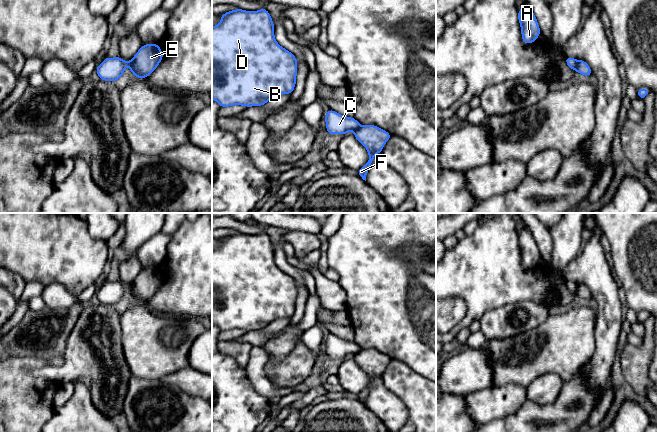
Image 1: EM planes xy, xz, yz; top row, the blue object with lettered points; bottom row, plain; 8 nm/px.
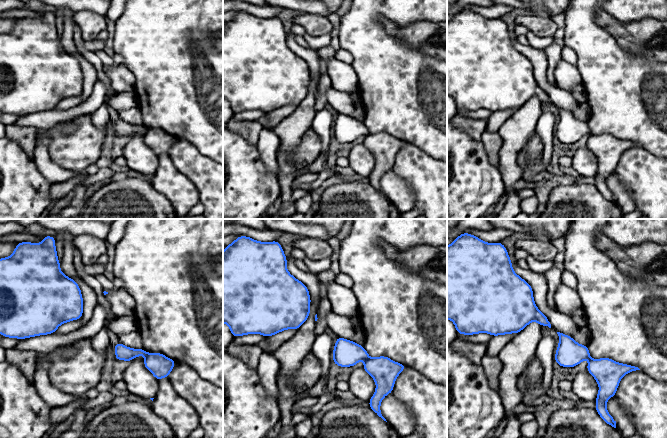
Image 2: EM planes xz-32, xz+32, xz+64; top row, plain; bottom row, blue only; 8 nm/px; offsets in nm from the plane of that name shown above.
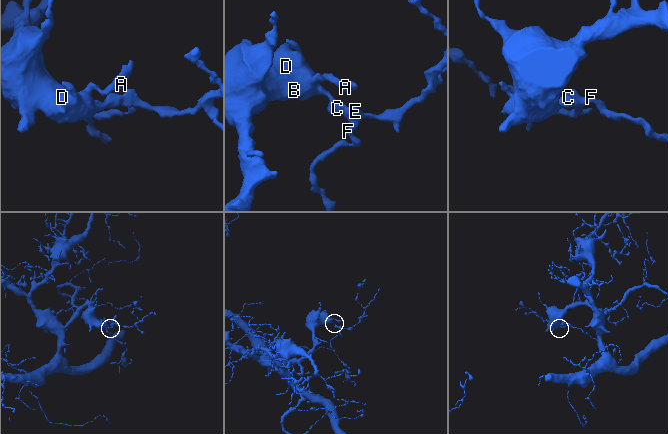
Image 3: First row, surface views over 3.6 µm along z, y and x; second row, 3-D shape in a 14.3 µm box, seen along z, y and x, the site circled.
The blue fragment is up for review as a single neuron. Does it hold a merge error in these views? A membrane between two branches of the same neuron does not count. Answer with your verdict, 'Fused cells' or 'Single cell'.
Fused cells

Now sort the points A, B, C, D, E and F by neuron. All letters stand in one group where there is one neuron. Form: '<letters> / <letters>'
A B C D / E F

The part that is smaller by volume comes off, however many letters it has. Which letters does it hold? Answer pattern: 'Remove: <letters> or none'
Remove: E, F

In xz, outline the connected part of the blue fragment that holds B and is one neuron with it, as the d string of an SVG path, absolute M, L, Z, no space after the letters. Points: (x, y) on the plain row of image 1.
M240 232L228 235L221 239L221 246L212 251L212 323L220 331L263 330L277 319L291 318L296 309L296 300L297 283L275 264L274 247L265 232L258 235Z

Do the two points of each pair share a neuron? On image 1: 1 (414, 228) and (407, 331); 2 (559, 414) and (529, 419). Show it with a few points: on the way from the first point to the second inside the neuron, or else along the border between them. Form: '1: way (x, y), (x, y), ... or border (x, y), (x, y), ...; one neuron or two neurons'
1: way (392, 252), (393, 305); one neuron
2: way (552, 419), (536, 419); one neuron

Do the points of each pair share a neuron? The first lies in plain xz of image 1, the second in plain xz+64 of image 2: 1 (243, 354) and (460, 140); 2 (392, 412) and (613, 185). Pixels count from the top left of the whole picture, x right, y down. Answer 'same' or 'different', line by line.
1: different
2: same

